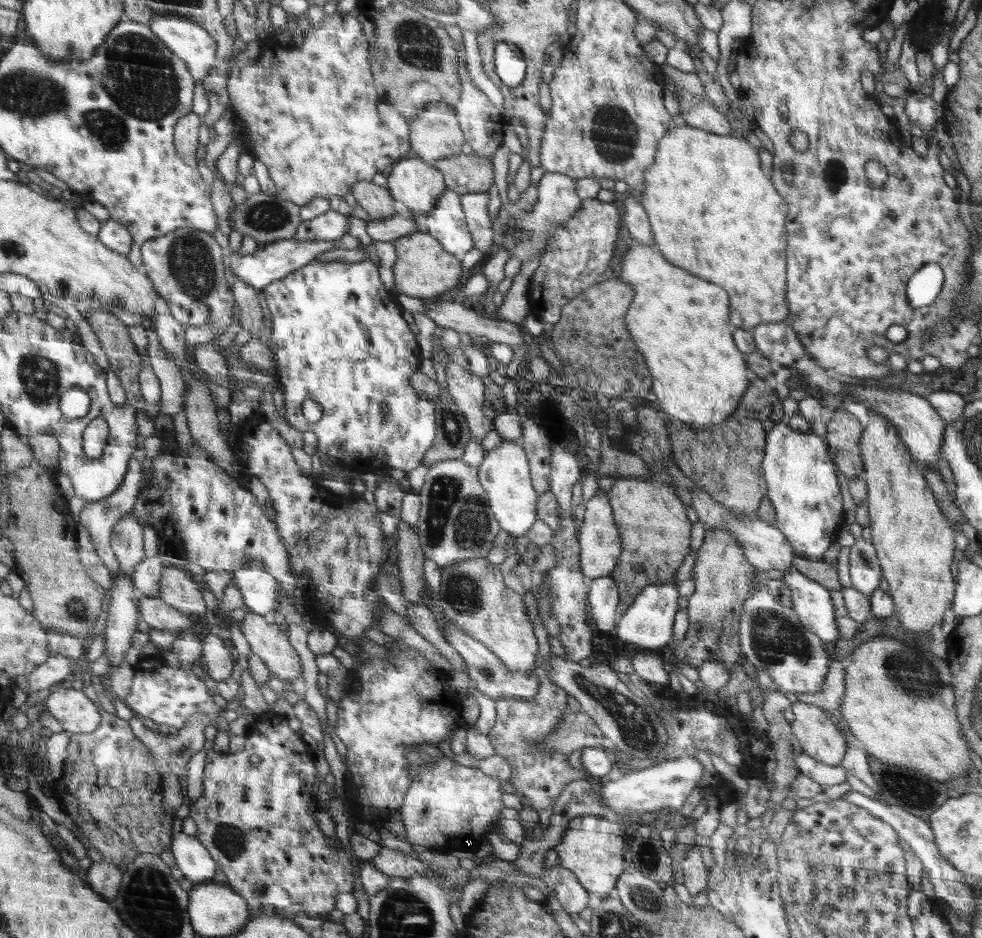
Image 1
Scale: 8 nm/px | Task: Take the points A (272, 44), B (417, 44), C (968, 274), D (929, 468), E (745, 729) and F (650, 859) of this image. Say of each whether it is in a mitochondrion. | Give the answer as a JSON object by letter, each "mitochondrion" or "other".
{"A":"other","B":"mitochondrion","C":"other","D":"other","E":"other","F":"mitochondrion"}

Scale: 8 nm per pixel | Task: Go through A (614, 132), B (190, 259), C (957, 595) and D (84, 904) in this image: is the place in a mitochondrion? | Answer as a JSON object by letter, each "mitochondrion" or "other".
{"A":"mitochondrion","B":"mitochondrion","C":"other","D":"other"}

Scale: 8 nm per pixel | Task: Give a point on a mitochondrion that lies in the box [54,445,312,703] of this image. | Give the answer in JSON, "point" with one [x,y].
{"point":[76,608]}

